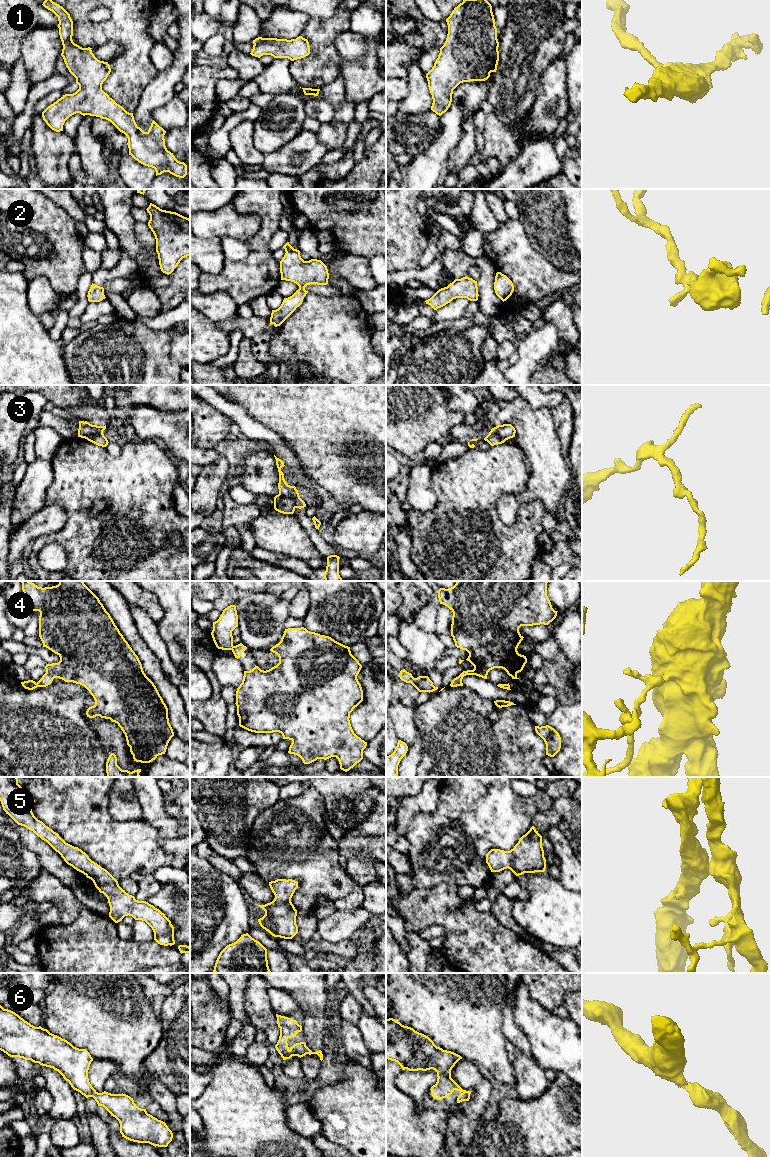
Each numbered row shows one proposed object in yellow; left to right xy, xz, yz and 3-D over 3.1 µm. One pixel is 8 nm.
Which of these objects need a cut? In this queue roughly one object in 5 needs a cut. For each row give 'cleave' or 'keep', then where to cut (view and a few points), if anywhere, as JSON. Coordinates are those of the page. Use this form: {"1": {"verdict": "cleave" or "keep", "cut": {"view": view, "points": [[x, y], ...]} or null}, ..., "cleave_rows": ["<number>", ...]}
{"1": {"verdict": "keep", "cut": null}, "2": {"verdict": "keep", "cut": null}, "3": {"verdict": "cleave", "cut": {"view": "xz", "points": [[279, 493], [289, 496], [294, 501], [296, 507]]}}, "4": {"verdict": "cleave", "cut": {"view": "xy", "points": [[36, 683], [38, 686]]}}, "5": {"verdict": "keep", "cut": null}, "6": {"verdict": "keep", "cut": null}, "cleave_rows": ["3", "4"]}

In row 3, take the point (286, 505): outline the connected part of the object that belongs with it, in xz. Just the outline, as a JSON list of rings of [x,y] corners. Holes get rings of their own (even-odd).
[[[280,494],[274,497],[274,509],[283,514],[293,514],[296,508],[295,501]]]

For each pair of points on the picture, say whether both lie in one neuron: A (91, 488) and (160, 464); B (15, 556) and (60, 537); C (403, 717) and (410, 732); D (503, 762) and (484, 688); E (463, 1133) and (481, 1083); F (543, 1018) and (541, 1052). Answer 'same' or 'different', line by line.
A: same
B: different
C: same
D: different
E: same
F: same

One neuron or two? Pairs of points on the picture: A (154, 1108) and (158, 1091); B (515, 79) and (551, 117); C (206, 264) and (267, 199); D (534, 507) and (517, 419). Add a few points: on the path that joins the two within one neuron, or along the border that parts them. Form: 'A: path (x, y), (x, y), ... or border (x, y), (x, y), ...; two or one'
A: border (153, 1100), (169, 1119); two
B: border (541, 77), (533, 106), (522, 120); two
C: border (224, 259), (224, 265), (218, 273), (203, 272); two
D: border (546, 510), (531, 500), (520, 505), (516, 516); two

